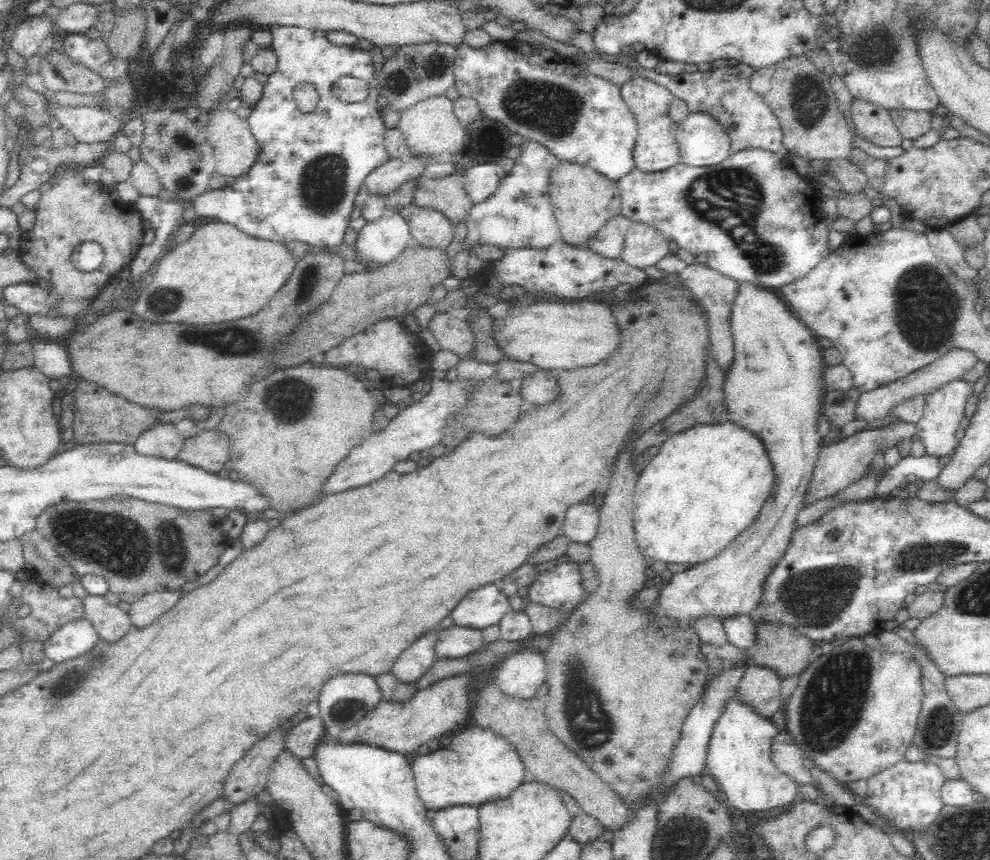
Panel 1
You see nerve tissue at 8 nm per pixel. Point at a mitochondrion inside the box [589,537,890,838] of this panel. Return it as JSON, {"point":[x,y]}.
{"point":[831,704]}

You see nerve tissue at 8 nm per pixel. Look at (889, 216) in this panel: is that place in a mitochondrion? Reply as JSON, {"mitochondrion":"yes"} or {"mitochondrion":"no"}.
{"mitochondrion":"no"}

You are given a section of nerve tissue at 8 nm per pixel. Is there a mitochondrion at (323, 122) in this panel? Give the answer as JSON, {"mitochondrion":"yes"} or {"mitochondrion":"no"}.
{"mitochondrion":"no"}

